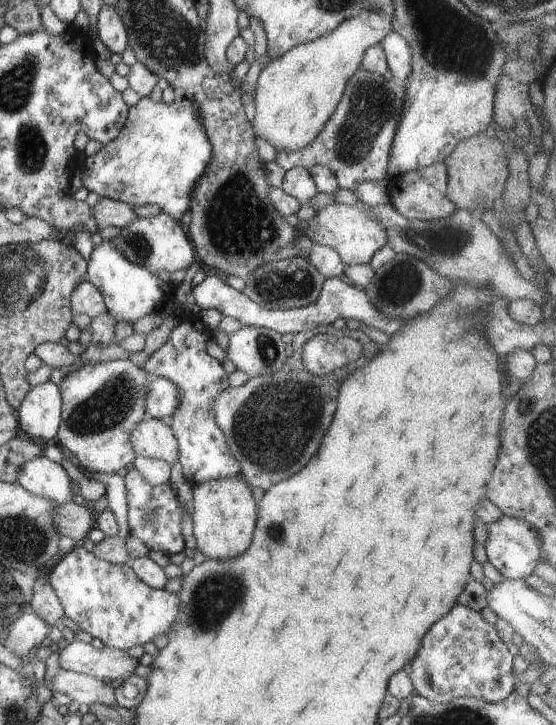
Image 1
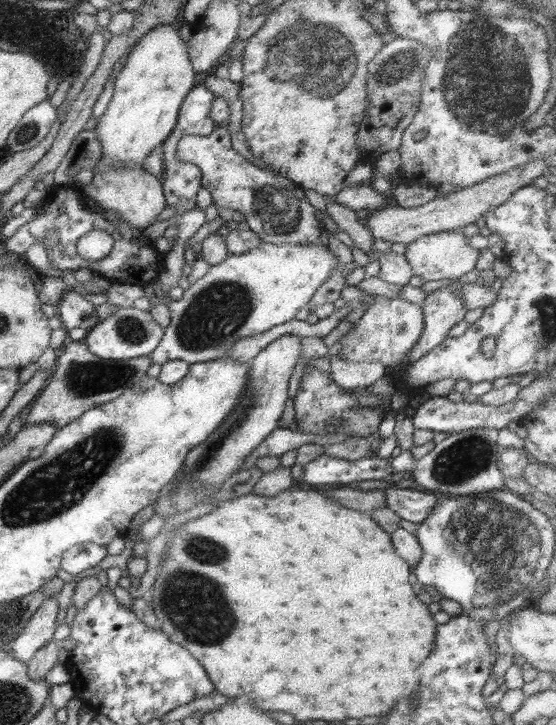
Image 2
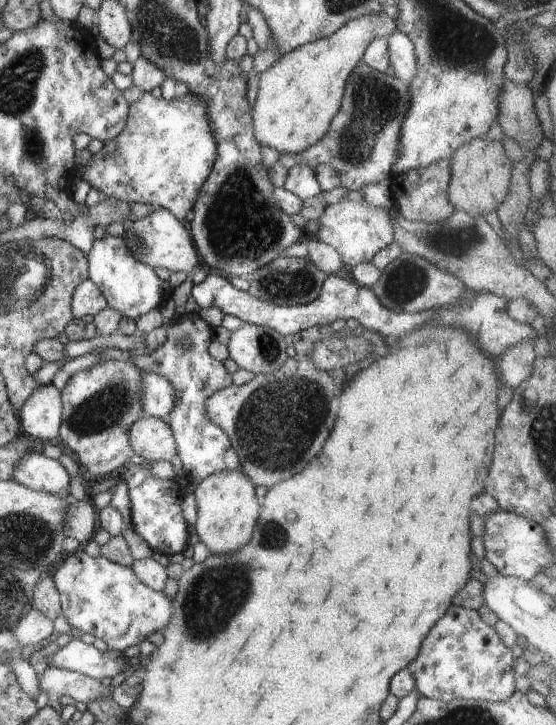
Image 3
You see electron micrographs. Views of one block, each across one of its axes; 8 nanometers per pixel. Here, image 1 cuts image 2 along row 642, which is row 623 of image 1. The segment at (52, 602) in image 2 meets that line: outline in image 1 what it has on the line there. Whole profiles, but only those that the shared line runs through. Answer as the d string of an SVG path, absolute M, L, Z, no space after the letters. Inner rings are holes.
M34 612L22 613L8 627L6 647L21 659L28 659L27 654L32 652L32 648L40 646L52 630L52 626Z

